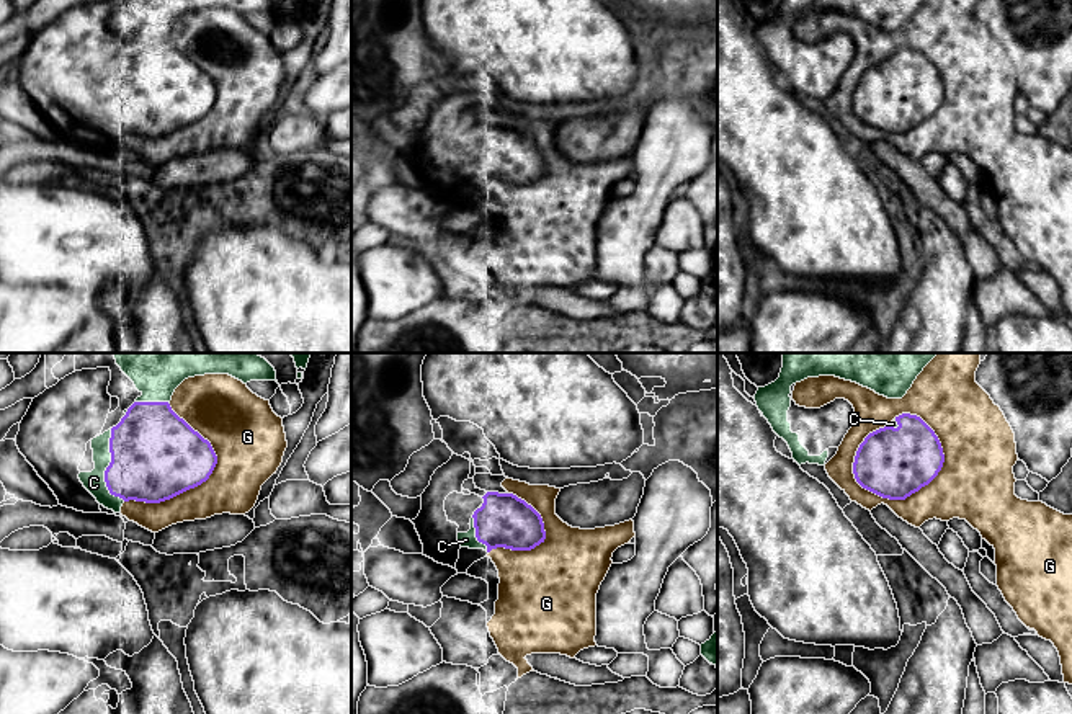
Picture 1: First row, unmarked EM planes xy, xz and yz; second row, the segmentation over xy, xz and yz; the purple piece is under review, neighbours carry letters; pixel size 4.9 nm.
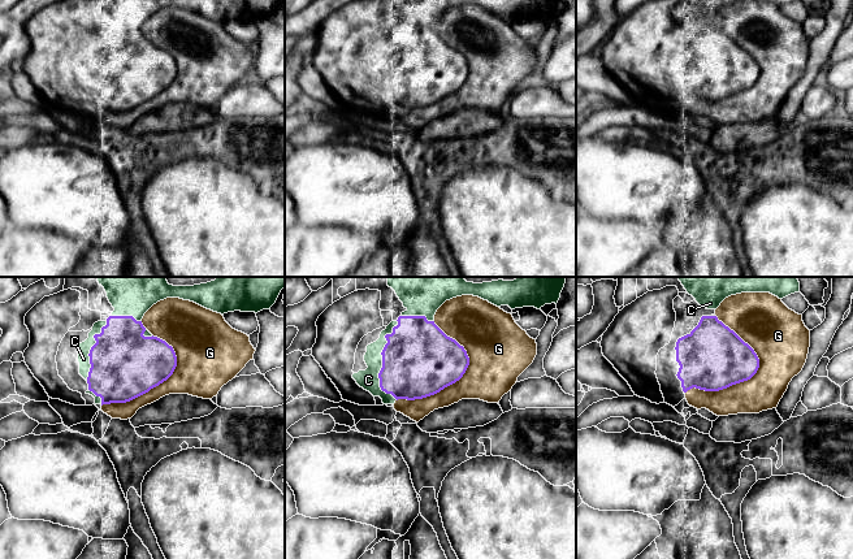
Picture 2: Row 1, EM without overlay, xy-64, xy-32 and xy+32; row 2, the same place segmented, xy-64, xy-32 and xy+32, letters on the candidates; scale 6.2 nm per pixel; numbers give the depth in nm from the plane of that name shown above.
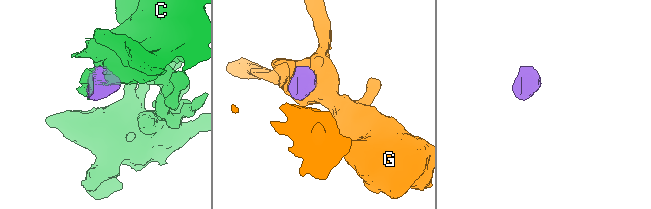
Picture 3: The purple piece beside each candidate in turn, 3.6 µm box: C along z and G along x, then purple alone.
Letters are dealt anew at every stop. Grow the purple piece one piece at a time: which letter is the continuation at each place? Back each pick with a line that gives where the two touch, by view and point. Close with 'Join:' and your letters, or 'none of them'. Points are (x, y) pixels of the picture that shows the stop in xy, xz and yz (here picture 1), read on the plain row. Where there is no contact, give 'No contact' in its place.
C: Touches purple at xy (107, 102)
Join: C

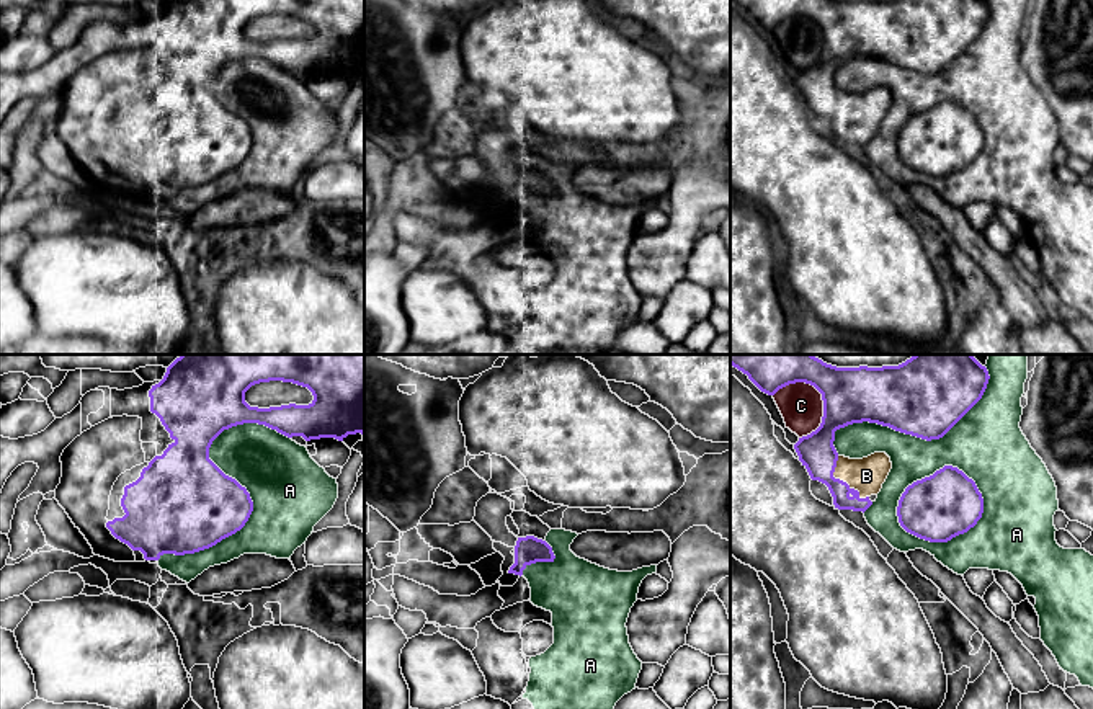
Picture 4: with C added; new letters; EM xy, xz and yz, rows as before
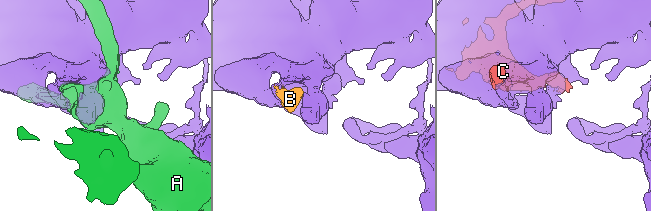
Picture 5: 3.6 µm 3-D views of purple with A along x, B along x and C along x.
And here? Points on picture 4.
B: Touches purple at yz (842, 115)
Join: B

